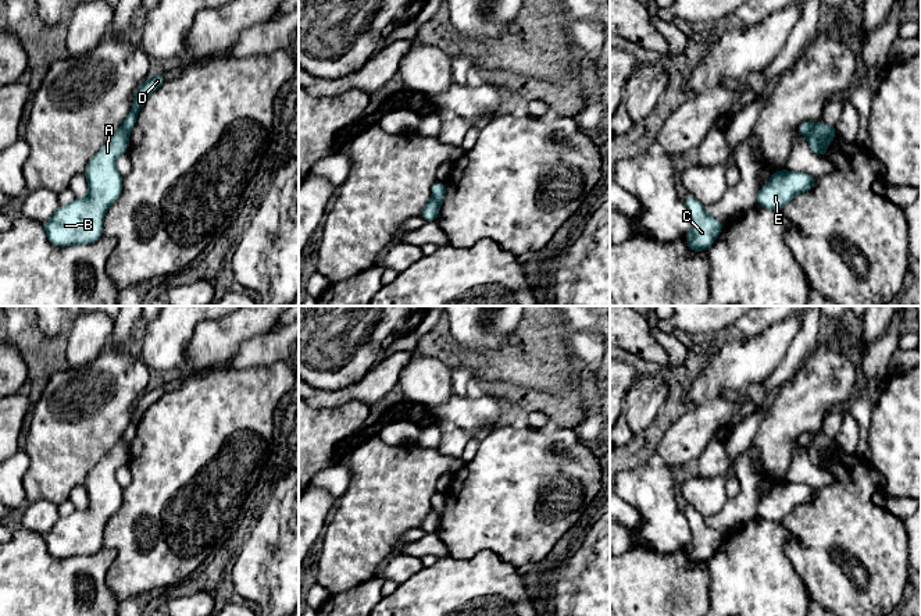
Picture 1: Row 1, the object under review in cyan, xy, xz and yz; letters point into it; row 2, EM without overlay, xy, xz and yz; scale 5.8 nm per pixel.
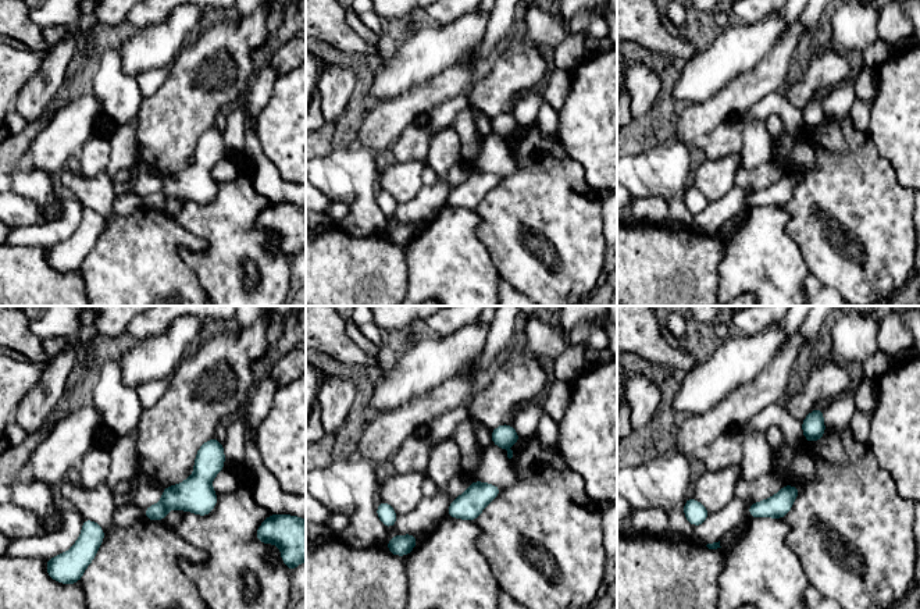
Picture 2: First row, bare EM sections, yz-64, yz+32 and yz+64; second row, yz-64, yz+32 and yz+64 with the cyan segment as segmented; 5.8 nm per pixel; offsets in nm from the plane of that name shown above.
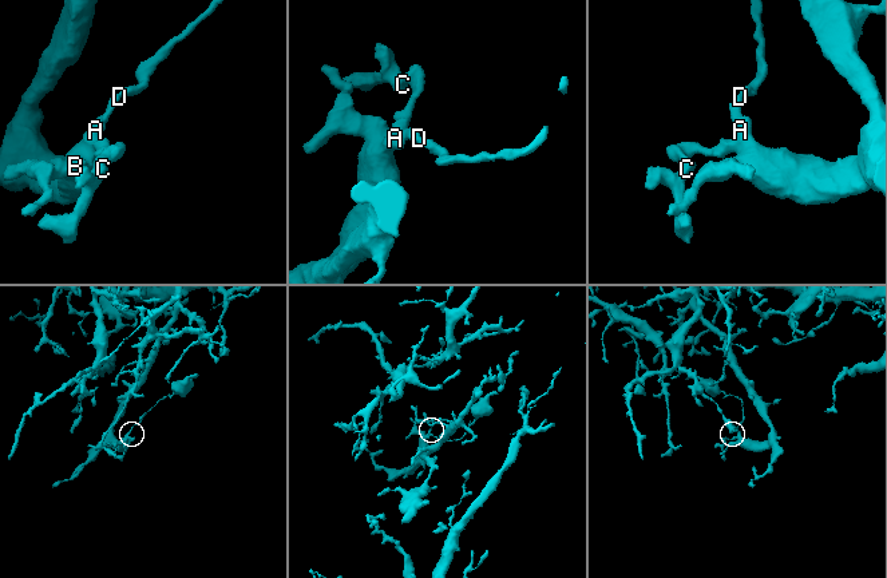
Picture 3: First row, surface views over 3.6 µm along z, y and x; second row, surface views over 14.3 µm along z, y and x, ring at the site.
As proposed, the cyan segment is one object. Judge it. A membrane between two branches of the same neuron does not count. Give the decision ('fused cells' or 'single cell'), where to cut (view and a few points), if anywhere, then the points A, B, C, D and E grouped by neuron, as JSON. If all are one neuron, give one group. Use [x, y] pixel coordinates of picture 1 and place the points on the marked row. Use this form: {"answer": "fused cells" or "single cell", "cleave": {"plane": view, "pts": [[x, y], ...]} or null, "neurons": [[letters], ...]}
{"answer": "fused cells", "cleave": {"plane": "yz", "pts": [[817, 124], [807, 138]]}, "neurons": [["A", "B", "C", "E"], ["D"]]}

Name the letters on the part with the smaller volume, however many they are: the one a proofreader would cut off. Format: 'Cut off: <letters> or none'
Cut off: D

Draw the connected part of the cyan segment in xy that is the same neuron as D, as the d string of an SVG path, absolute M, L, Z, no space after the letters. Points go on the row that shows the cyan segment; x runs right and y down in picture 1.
M160 72L158 75L154 75L149 81L144 81L136 90L133 97L133 104L126 115L126 118L122 122L122 128L129 133L136 122L138 114L142 108L142 106L146 103L146 100L165 82L165 74Z

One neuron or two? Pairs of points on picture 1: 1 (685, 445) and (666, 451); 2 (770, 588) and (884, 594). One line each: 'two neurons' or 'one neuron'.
1: one neuron
2: two neurons

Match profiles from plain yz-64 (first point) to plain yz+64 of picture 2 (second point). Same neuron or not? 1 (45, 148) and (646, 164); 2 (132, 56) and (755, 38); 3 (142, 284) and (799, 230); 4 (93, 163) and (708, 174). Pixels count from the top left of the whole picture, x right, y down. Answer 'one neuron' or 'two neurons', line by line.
1: two neurons
2: one neuron
3: two neurons
4: two neurons

